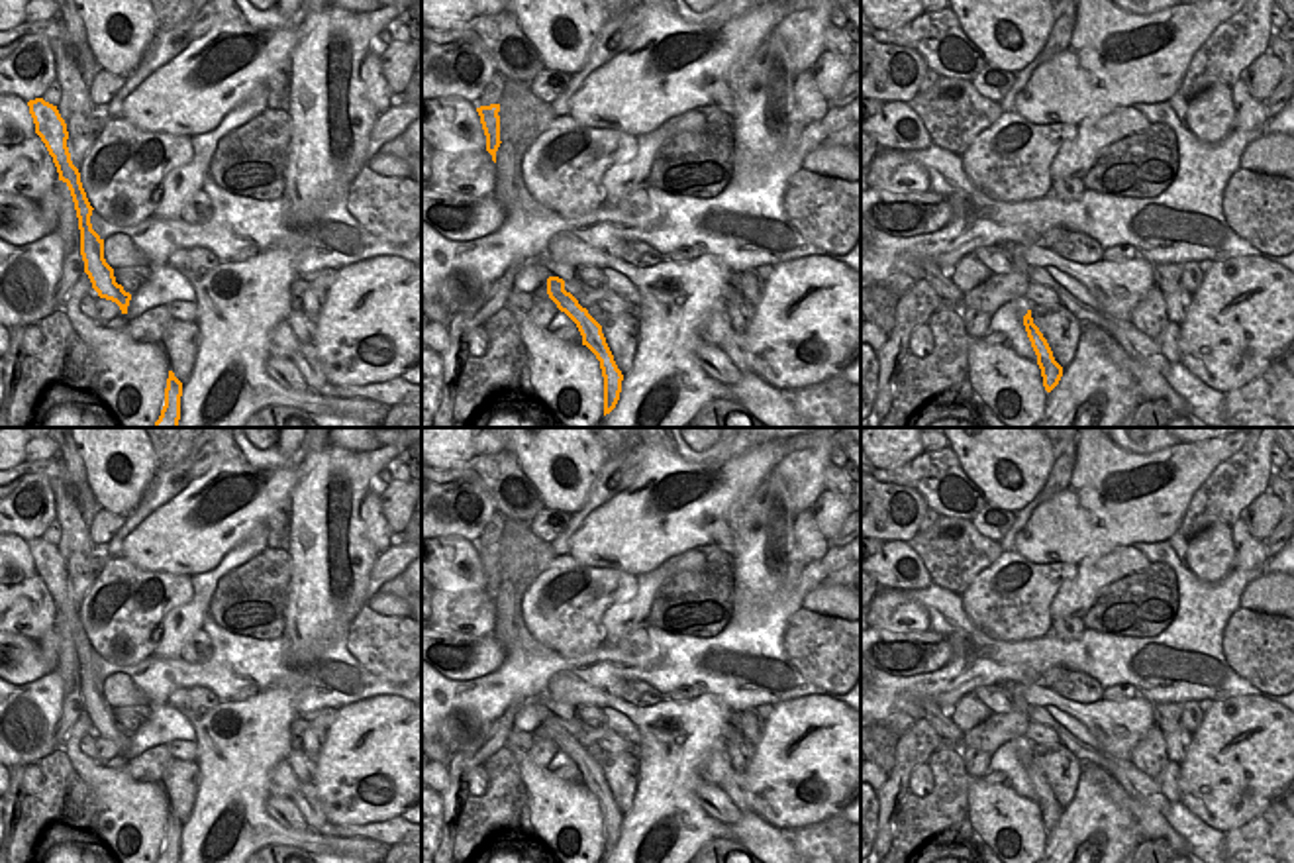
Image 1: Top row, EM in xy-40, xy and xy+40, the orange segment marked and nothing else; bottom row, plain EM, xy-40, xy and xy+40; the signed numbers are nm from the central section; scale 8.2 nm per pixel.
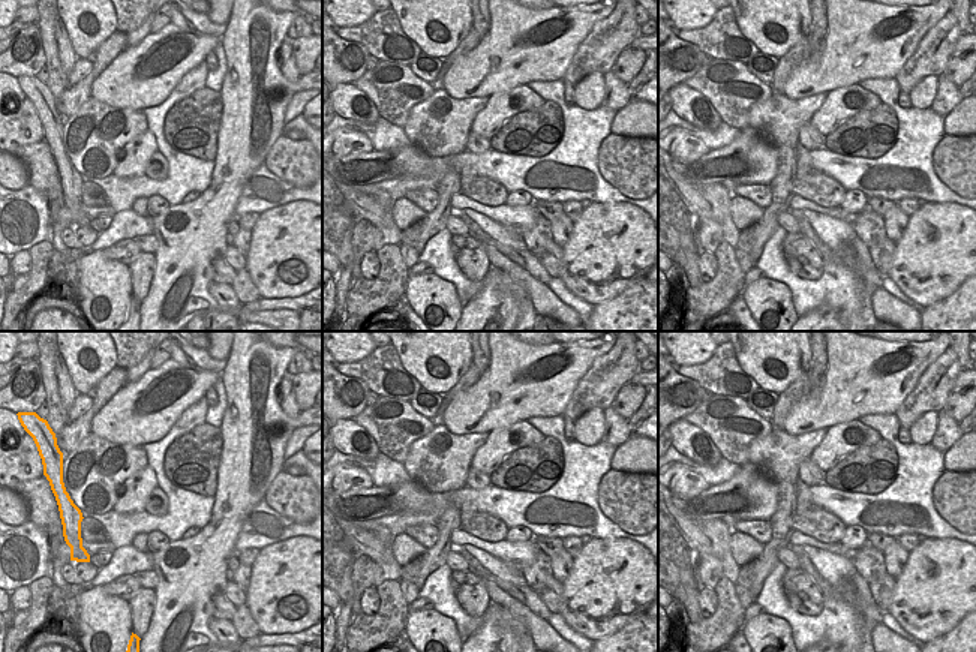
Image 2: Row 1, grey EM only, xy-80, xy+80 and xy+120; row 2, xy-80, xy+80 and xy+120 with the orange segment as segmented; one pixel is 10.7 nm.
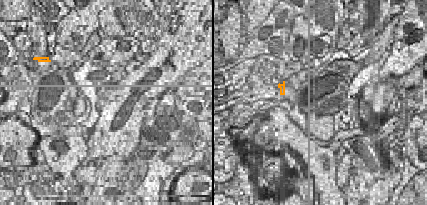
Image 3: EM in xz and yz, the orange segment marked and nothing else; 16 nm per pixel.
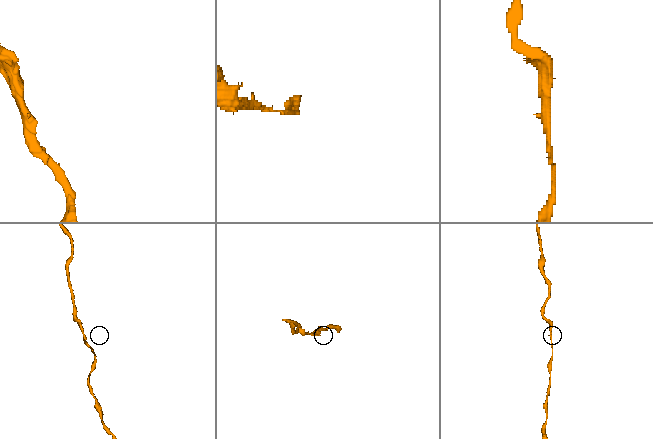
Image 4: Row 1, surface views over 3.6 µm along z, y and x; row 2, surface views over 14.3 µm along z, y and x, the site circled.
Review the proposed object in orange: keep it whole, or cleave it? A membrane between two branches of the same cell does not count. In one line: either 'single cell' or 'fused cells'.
single cell

